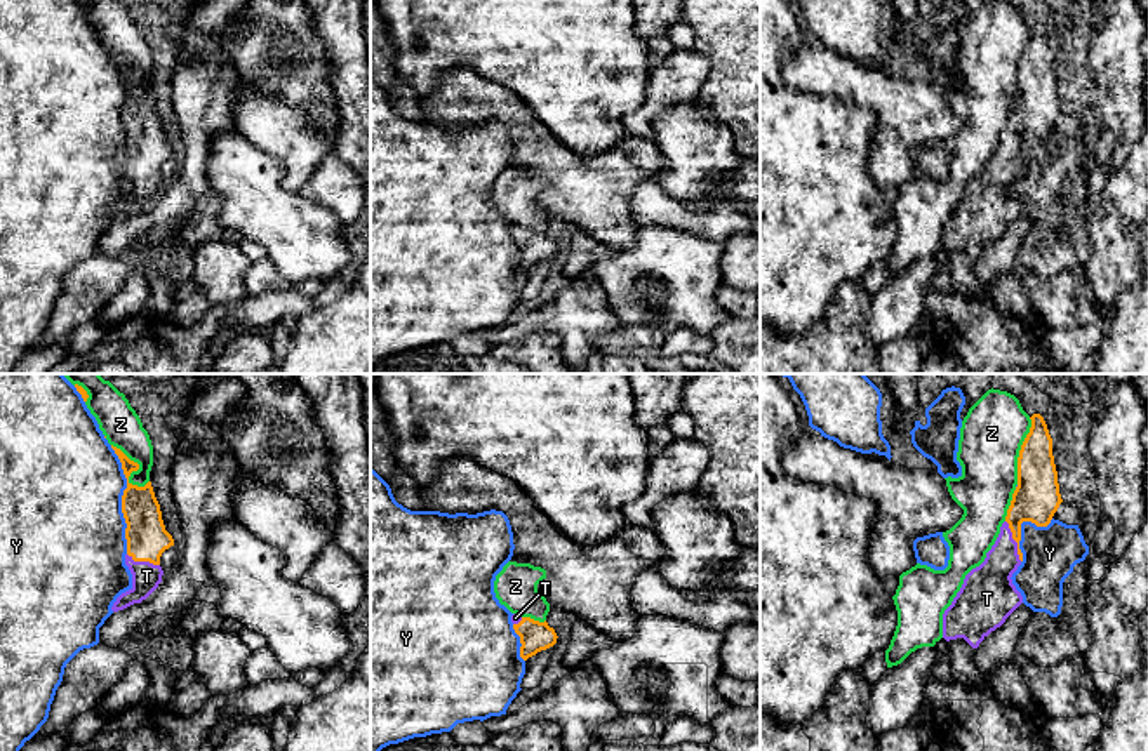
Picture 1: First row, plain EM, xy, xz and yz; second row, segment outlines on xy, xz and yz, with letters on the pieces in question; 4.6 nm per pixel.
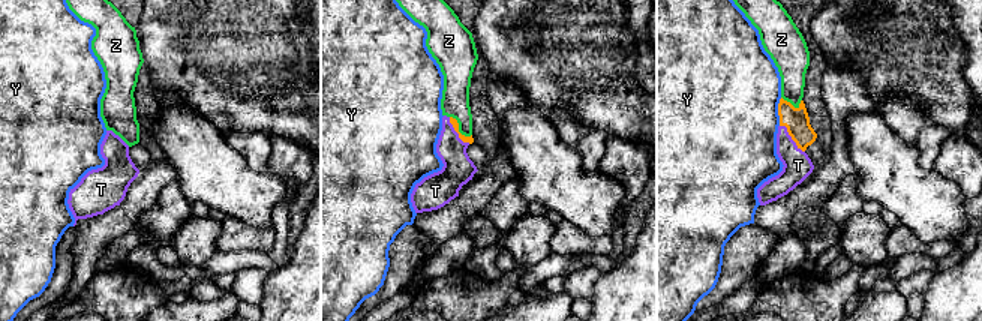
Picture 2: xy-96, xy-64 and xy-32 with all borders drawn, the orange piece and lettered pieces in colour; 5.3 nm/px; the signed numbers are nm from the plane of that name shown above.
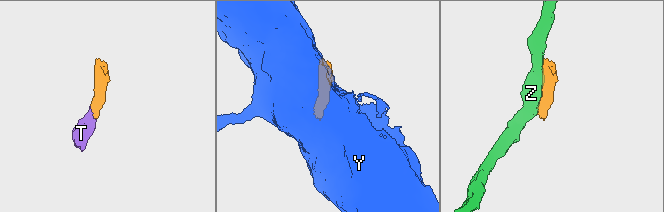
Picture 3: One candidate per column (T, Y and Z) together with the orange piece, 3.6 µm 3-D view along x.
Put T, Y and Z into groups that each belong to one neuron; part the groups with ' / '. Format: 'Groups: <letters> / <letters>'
Groups: T / Y / Z

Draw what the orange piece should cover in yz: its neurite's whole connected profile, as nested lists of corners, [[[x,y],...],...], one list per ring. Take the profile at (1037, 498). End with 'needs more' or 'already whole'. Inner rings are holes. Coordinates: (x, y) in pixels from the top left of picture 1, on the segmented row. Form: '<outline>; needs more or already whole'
[[[1040,414],[1030,419],[1031,428],[1018,457],[1018,487],[1005,522],[984,562],[965,575],[943,614],[946,641],[964,638],[978,648],[1023,603],[1011,579],[1023,562],[1021,523],[1047,527],[1063,502],[1047,424]]]; needs more

